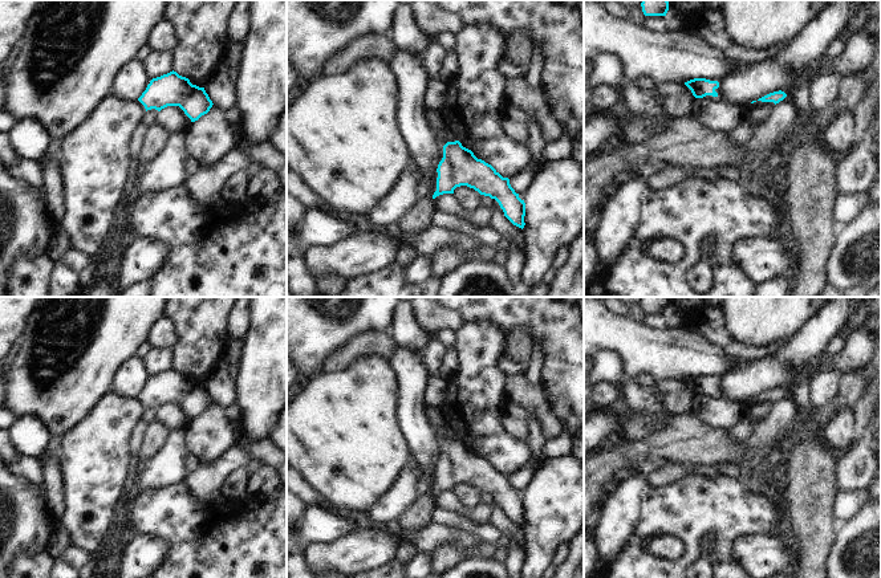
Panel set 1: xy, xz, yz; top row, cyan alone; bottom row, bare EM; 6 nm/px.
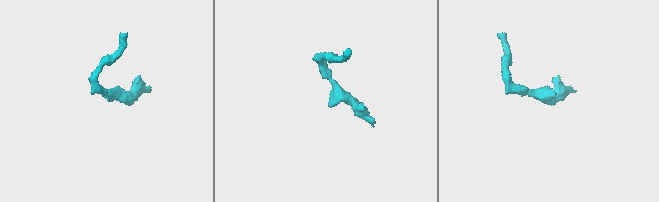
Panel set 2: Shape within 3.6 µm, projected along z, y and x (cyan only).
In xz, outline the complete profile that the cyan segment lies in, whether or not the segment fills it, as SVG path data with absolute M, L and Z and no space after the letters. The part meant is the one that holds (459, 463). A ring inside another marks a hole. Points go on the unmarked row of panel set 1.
M459 437L443 443L443 455L437 465L435 496L443 491L454 491L460 483L474 485L480 492L495 496L504 513L516 524L524 525L525 500L491 461L478 456L474 449L462 443Z

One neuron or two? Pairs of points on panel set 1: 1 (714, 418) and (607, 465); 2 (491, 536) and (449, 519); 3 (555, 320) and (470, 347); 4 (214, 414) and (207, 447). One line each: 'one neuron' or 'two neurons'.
1: two neurons
2: one neuron
3: two neurons
4: one neuron

